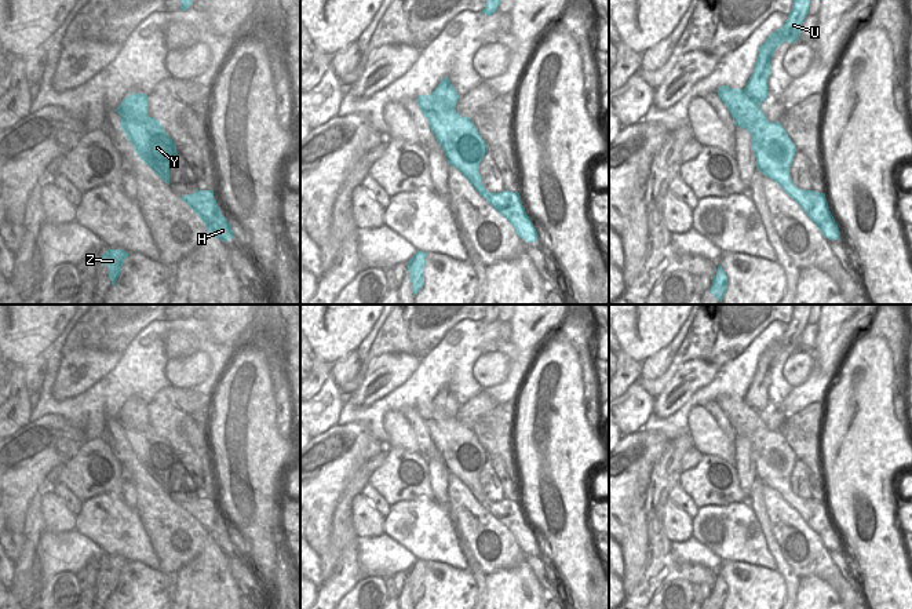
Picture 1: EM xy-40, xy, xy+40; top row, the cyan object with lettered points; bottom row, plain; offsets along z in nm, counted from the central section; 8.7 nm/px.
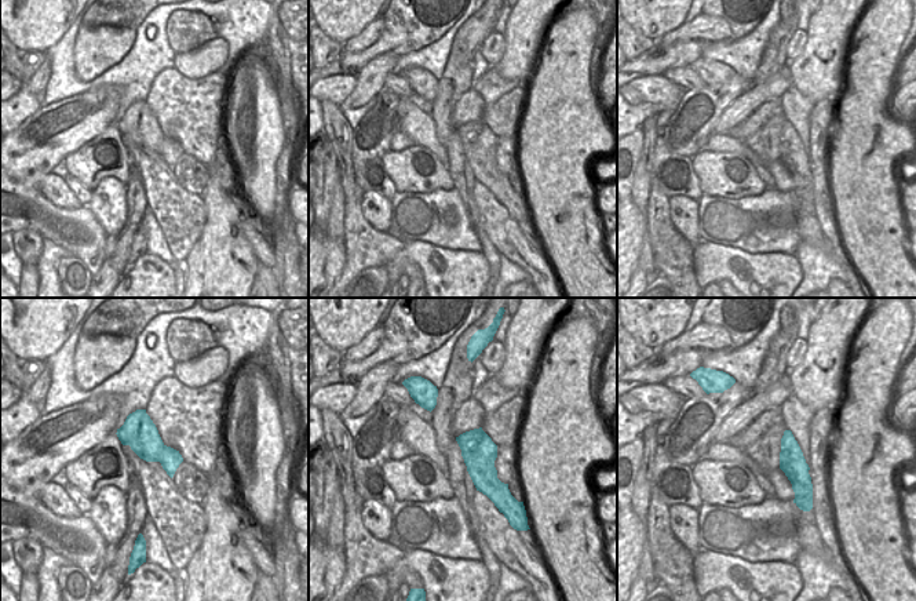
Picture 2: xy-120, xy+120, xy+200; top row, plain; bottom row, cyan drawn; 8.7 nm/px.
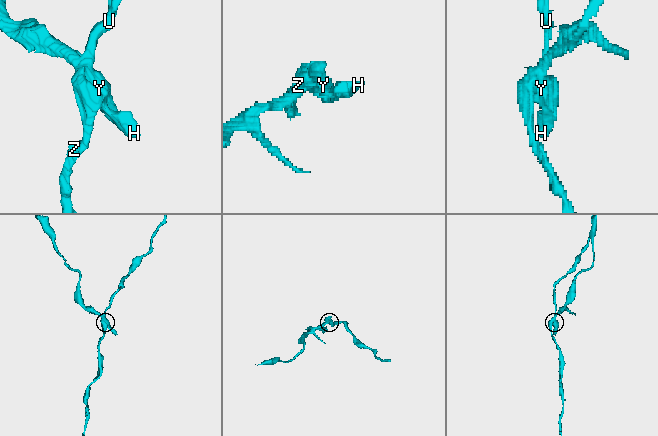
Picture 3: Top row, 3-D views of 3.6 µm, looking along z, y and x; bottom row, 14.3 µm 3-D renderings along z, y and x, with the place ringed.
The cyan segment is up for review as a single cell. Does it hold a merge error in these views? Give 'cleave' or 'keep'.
cleave

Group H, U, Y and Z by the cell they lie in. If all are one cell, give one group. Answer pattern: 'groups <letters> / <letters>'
groups H Y / U Z

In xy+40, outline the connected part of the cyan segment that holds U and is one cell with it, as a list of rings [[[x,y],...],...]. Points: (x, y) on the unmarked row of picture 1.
[[[794,304],[792,318],[781,338],[774,339],[759,355],[754,380],[744,401],[758,412],[767,408],[767,387],[770,384],[770,368],[773,361],[784,350],[796,351],[800,346],[800,335],[809,322],[811,304]]]

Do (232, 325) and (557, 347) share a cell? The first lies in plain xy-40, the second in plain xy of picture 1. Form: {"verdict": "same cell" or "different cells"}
{"verdict": "different cells"}

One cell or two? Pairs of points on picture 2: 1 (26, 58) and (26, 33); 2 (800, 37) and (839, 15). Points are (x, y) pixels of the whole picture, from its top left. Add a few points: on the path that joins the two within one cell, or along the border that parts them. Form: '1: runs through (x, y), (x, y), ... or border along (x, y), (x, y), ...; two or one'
1: border along (19, 48), (43, 54); two
2: border along (807, 32), (803, 51), (792, 61); two

